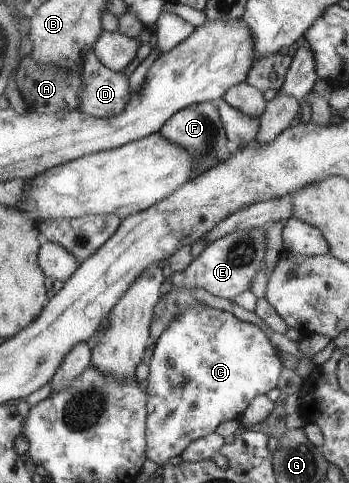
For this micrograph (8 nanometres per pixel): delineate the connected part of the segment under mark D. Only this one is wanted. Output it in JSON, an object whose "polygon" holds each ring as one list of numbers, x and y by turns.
{"polygon":[[93,50,85,53,80,67,83,85,79,93,78,111,94,118,119,114,131,96,128,78,104,67,96,59]]}

